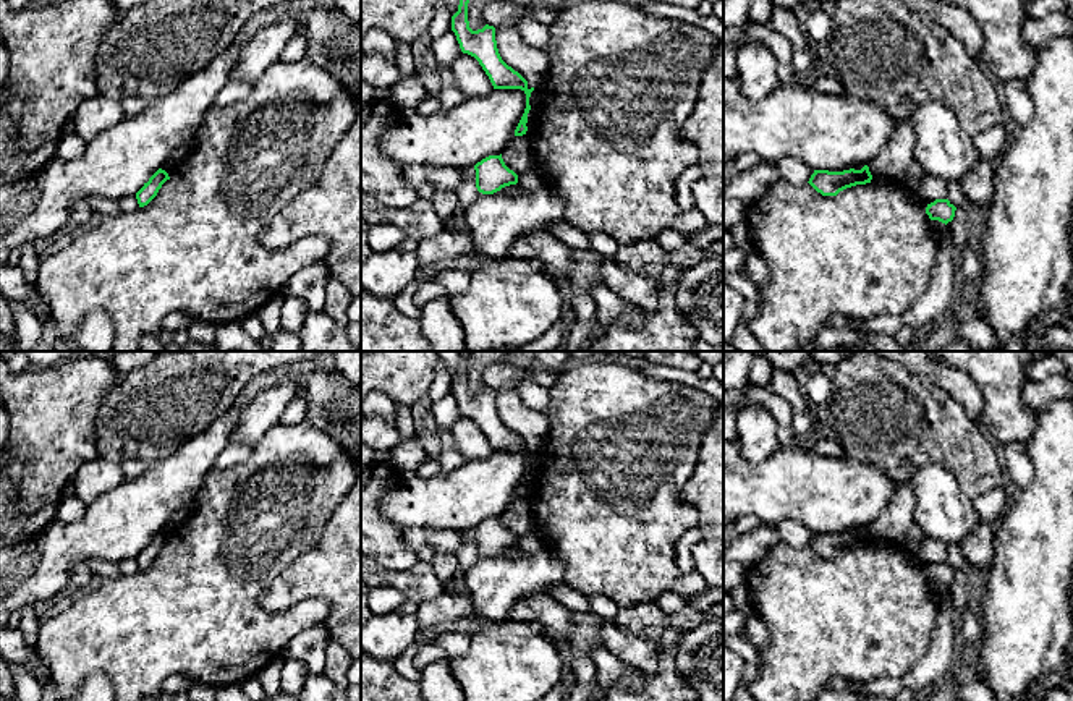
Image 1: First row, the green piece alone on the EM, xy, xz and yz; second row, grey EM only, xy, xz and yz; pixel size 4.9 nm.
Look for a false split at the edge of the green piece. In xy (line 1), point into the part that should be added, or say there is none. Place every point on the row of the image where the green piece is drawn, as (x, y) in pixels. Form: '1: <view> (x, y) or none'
1: none

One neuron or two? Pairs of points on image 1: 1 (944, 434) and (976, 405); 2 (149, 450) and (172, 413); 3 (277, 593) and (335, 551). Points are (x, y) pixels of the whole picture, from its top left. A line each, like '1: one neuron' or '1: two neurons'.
1: two neurons
2: one neuron
3: one neuron

